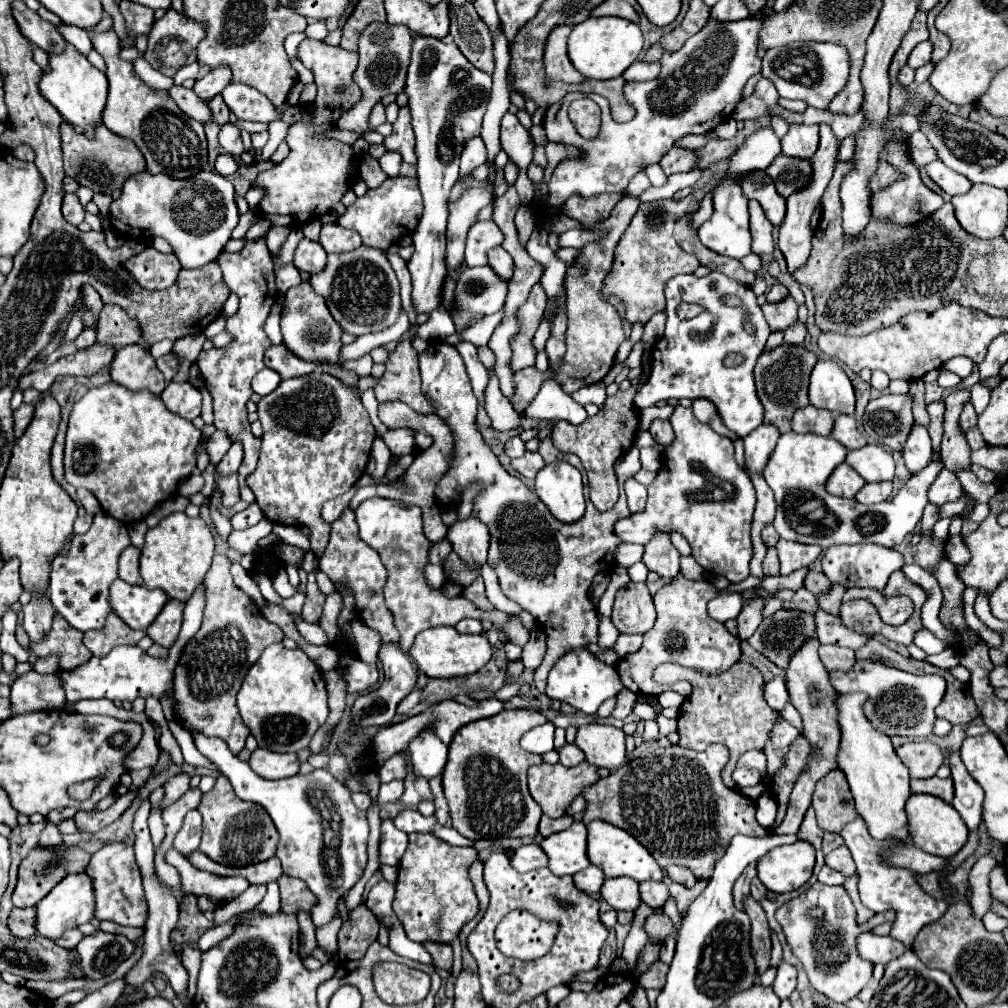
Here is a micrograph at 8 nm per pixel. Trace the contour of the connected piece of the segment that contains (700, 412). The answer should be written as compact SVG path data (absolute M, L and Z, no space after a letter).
M696 400L696 402L692 402L692 410L694 410L694 416L700 422L712 426L712 430L718 432L720 436L726 436L732 442L736 442L740 438L740 436L734 436L732 432L726 432L726 426L722 424L722 420L718 420L718 410L714 408L714 404L710 404L710 400Z

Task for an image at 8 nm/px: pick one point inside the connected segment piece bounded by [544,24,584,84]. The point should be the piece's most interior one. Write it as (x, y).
(558, 68)

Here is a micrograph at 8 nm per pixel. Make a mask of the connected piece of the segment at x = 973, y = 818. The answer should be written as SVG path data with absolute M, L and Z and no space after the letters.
M952 752L948 762L950 762L950 768L952 768L952 780L954 780L954 800L952 800L952 806L958 810L958 814L964 820L964 824L968 826L968 830L978 830L978 826L982 822L980 812L982 812L984 792L972 780L972 776L966 772L958 752Z

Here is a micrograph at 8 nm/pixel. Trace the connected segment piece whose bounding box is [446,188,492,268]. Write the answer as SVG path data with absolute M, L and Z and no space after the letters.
M482 188L466 190L460 200L448 204L448 248L446 248L446 264L448 268L458 268L464 262L464 240L470 226L476 222L476 214L482 206L490 204L490 192Z

